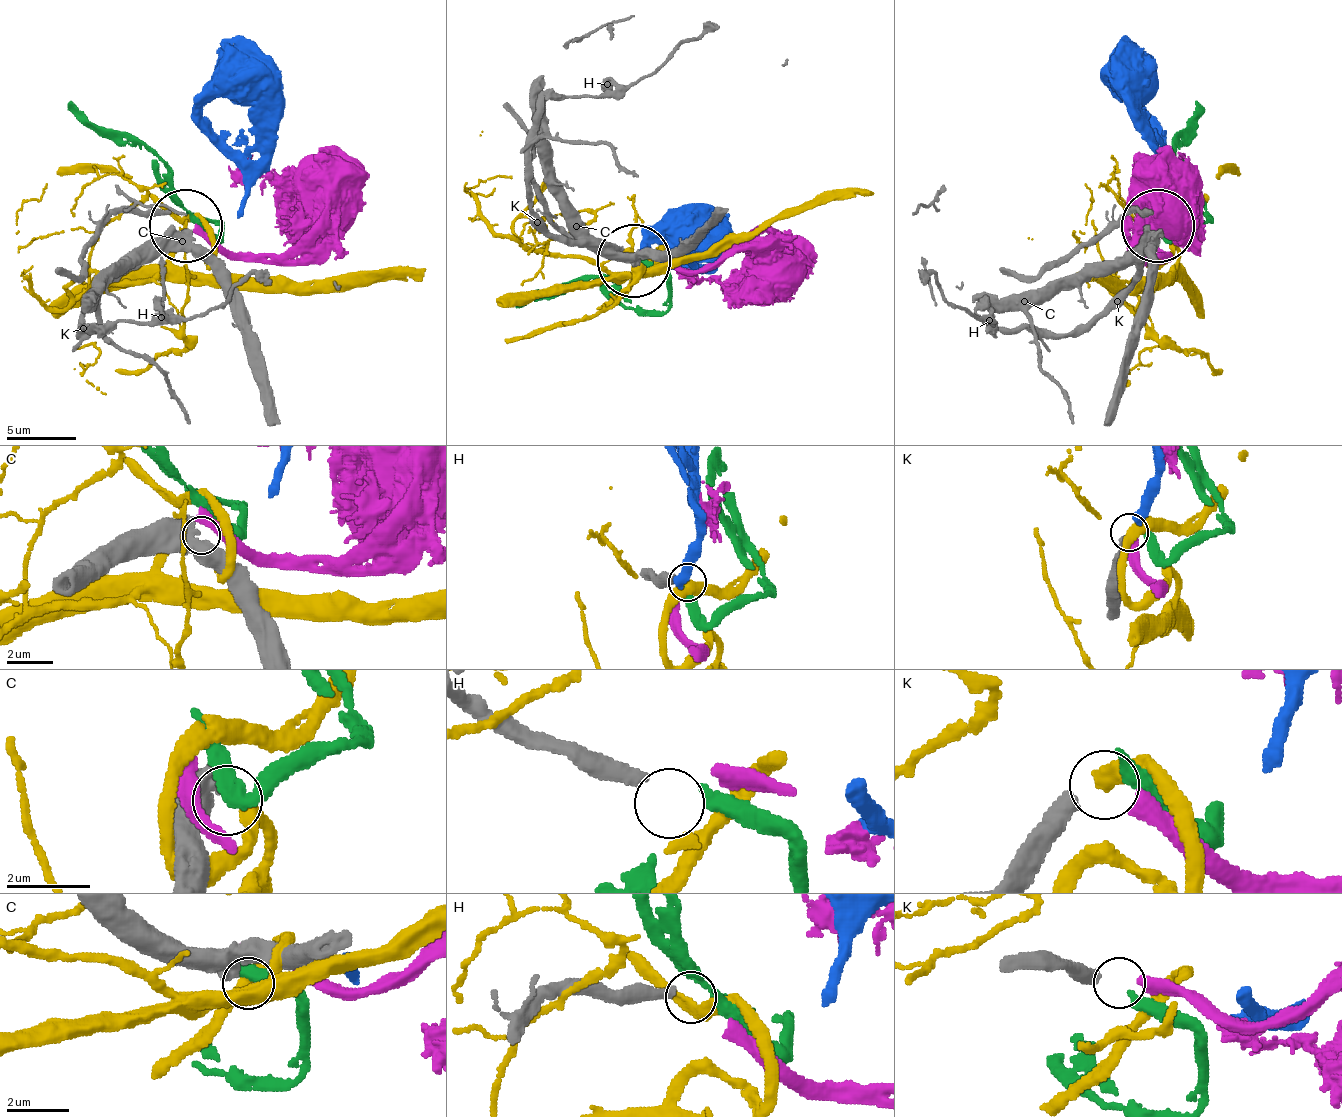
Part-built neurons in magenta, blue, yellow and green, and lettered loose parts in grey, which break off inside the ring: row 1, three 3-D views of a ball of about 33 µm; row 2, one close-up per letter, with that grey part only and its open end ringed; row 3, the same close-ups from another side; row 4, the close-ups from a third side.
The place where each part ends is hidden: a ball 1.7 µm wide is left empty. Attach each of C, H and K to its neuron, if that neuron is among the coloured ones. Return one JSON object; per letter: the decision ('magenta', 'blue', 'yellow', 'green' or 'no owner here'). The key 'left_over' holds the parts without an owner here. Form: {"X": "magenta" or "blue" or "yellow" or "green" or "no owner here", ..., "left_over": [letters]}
{"C": "no owner here", "H": "green", "K": "magenta", "left_over": ["C"]}

